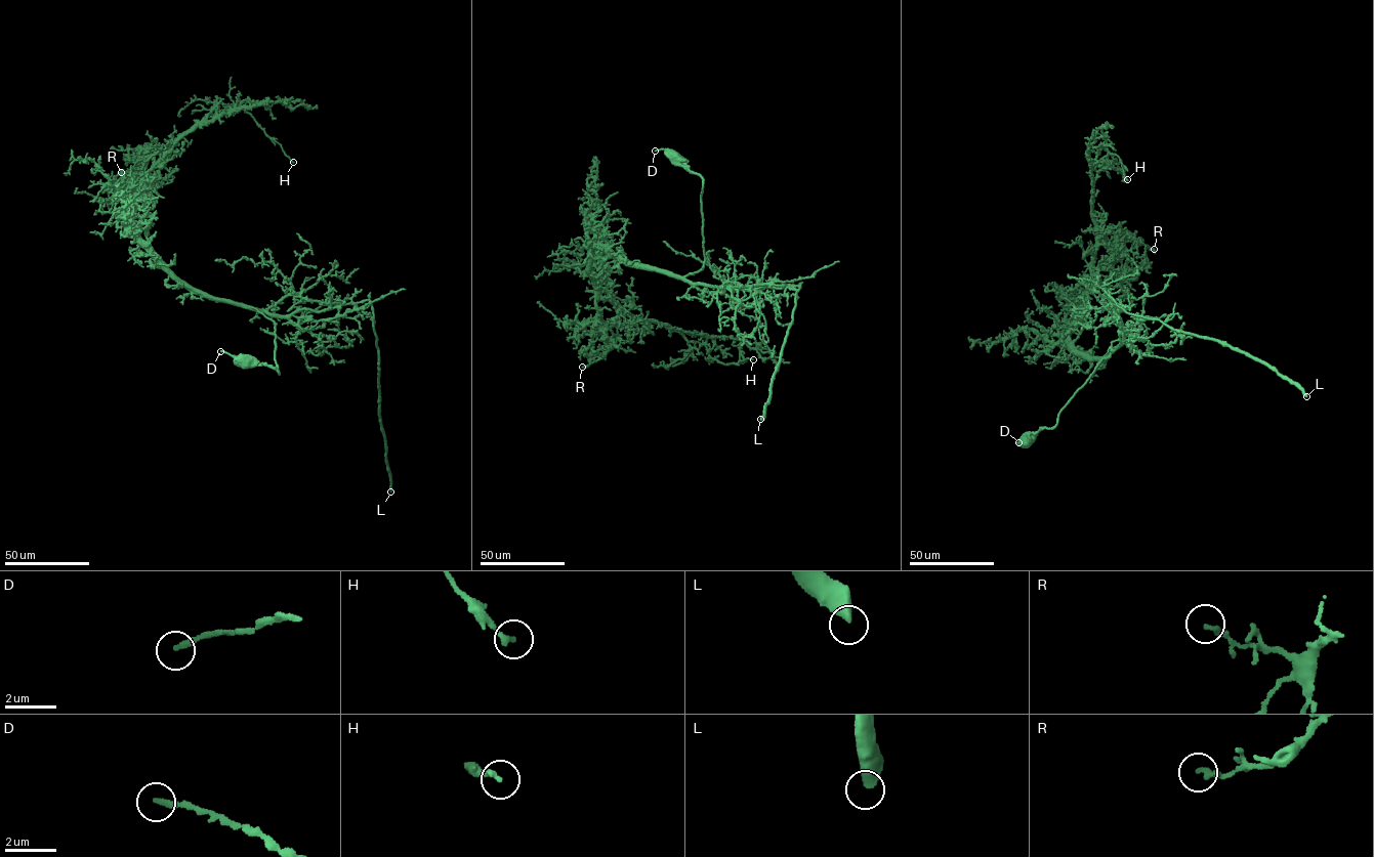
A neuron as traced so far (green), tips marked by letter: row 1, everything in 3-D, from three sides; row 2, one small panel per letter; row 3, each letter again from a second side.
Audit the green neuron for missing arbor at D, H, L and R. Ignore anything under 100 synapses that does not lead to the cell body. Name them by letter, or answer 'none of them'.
L

